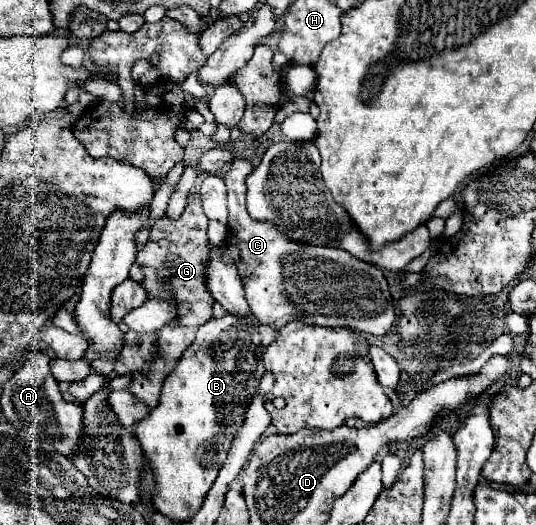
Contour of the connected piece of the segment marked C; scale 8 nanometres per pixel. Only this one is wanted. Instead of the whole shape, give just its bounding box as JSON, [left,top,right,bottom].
[221,159,395,337]

